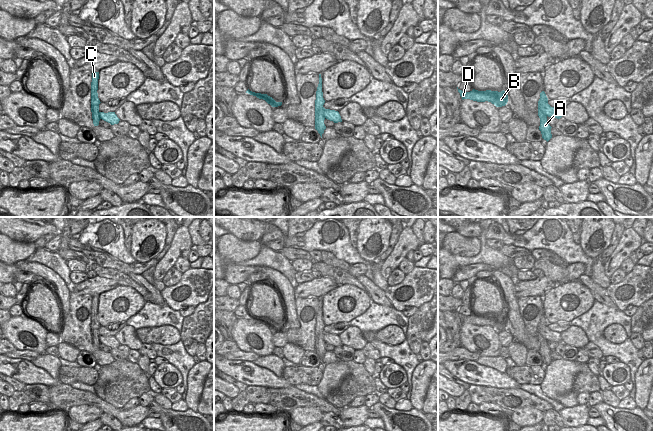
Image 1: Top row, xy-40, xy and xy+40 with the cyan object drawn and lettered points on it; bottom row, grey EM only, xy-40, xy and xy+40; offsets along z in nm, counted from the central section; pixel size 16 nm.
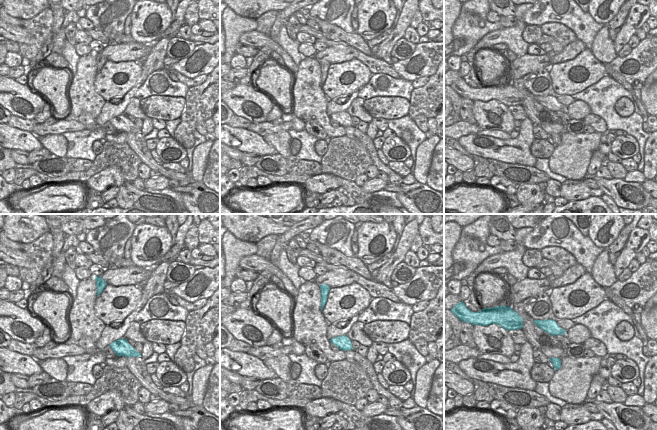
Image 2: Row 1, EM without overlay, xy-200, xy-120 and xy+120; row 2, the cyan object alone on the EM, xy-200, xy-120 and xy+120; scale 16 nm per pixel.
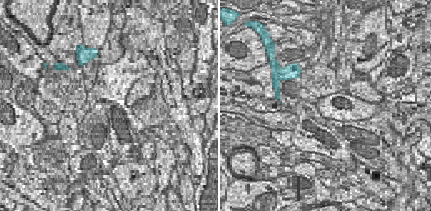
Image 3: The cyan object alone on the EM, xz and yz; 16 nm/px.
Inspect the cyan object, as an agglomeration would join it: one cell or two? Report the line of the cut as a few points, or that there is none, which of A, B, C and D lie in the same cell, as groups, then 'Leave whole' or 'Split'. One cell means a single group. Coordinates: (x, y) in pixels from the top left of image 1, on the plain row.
Split along xy (323, 332), (323, 339), (325, 341). Groups: A C / B D. Split

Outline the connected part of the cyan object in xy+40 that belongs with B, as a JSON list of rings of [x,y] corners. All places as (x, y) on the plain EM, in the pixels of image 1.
[[[458,311],[457,313],[458,316],[460,317],[460,320],[462,321],[462,324],[470,323],[477,326],[488,325],[494,328],[496,331],[505,330],[508,326],[508,319],[504,314],[498,316],[498,315],[491,315],[491,314],[478,315],[473,313],[470,316],[464,316],[460,314]]]

